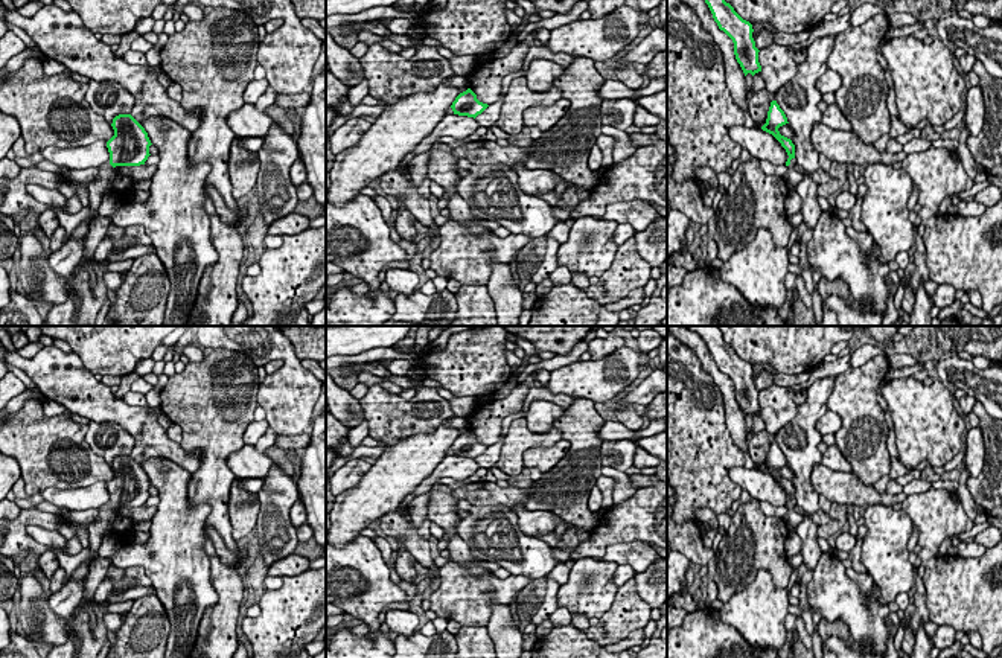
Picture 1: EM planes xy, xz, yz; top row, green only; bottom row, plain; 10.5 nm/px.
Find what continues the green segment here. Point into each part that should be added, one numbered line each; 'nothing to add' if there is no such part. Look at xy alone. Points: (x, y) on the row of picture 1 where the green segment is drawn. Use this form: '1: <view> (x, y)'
1: xy (63, 262)

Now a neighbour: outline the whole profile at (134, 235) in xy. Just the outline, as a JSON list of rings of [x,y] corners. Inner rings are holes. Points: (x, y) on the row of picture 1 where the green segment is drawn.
[[[139,224],[125,227],[123,236],[113,242],[113,250],[122,251],[136,245],[154,245],[145,227]]]

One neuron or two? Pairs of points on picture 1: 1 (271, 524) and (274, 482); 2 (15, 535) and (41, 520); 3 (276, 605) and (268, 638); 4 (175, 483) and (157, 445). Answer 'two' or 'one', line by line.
1: one
2: one
3: one
4: two

